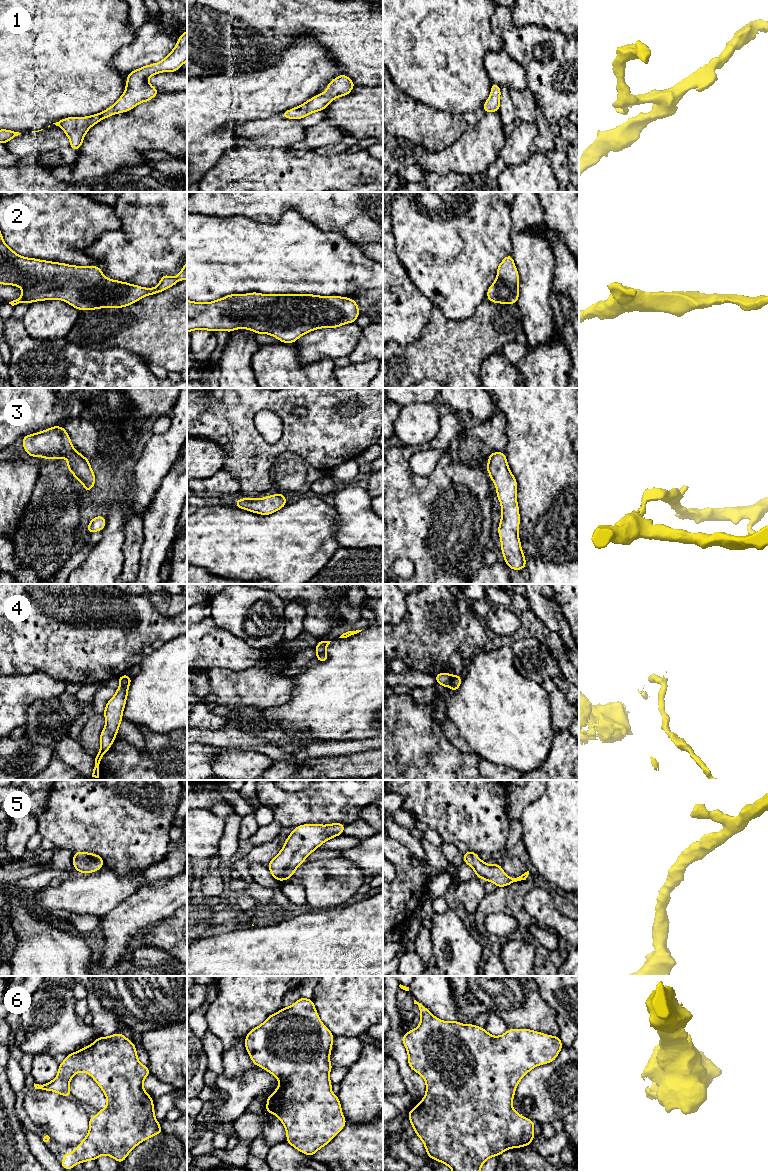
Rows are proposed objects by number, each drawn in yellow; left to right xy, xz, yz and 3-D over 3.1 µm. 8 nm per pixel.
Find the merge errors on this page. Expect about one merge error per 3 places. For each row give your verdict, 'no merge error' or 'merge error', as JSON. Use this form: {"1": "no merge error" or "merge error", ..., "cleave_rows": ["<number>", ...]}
{"1": "no merge error", "2": "no merge error", "3": "no merge error", "4": "merge error", "5": "no merge error", "6": "no merge error", "cleave_rows": ["4"]}

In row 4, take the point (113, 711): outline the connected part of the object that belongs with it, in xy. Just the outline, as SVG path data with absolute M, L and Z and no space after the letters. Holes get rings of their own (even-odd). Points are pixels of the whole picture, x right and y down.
M130 680L130 683L131 683L131 680ZM130 683L128 685L120 685L118 689L116 690L115 695L107 702L105 706L105 709L104 709L105 727L100 734L100 751L97 755L94 756L95 765L94 765L92 777L99 778L99 767L100 767L101 759L103 755L110 749L111 745L114 742L115 737L117 736L117 733L119 731L119 725L121 721L123 720L122 714L123 714L124 707L126 705L126 699L128 696L128 689L129 689Z

